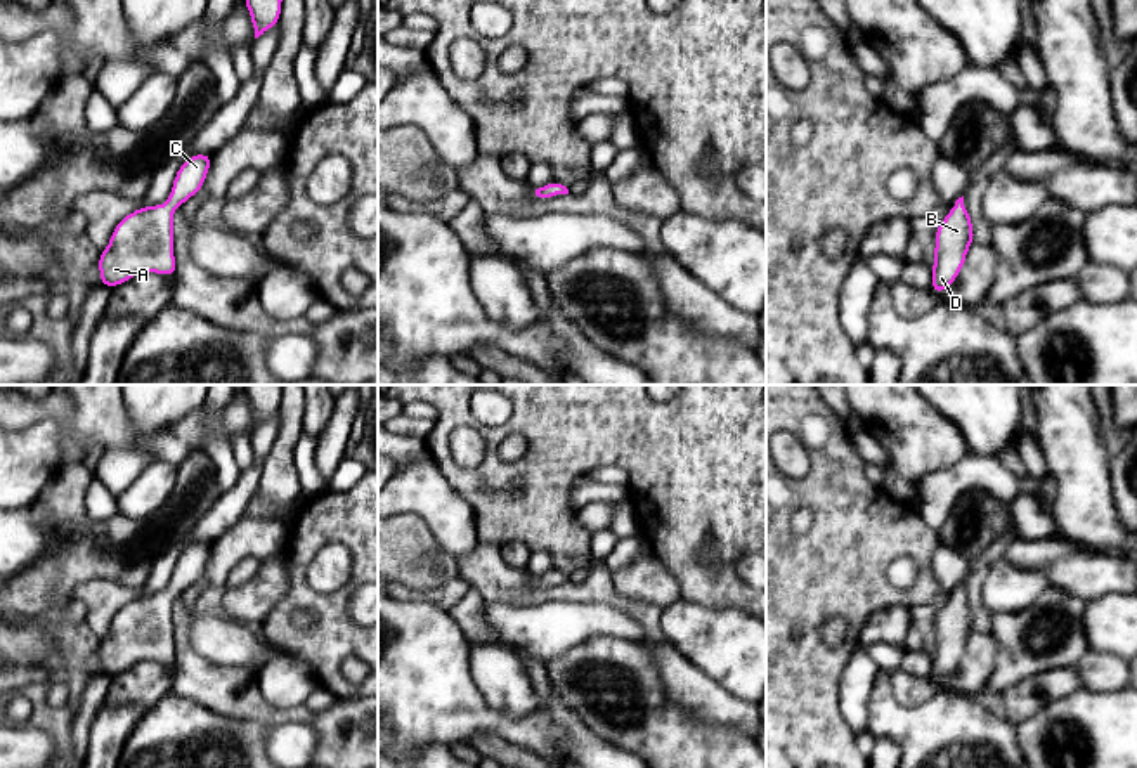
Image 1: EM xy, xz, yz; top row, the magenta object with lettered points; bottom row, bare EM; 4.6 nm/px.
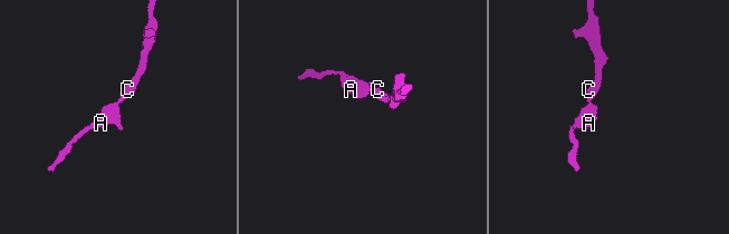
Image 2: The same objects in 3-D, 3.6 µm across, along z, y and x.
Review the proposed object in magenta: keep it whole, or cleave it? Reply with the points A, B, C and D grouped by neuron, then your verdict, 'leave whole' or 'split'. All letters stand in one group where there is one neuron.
A B C D; leave whole

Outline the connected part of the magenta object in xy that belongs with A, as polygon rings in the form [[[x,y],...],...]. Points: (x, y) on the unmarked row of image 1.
[[[211,543],[189,544],[165,595],[142,595],[118,610],[99,645],[101,673],[114,676],[140,661],[177,662],[172,600],[203,577],[210,553]]]

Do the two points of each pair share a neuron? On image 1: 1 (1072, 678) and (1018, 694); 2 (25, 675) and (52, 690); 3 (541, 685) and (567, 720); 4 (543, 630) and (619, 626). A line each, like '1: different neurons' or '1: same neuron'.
1: same neuron
2: different neurons
3: same neuron
4: same neuron

